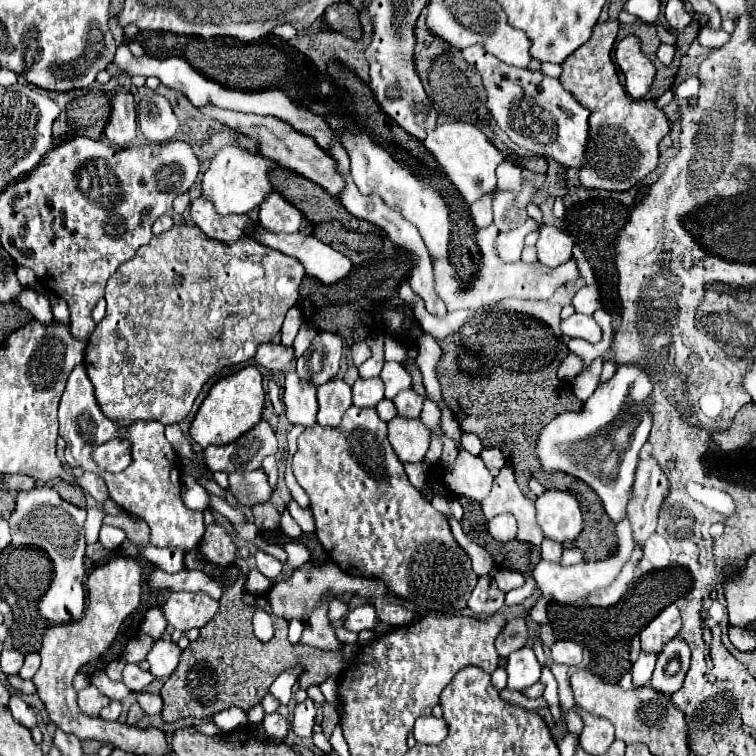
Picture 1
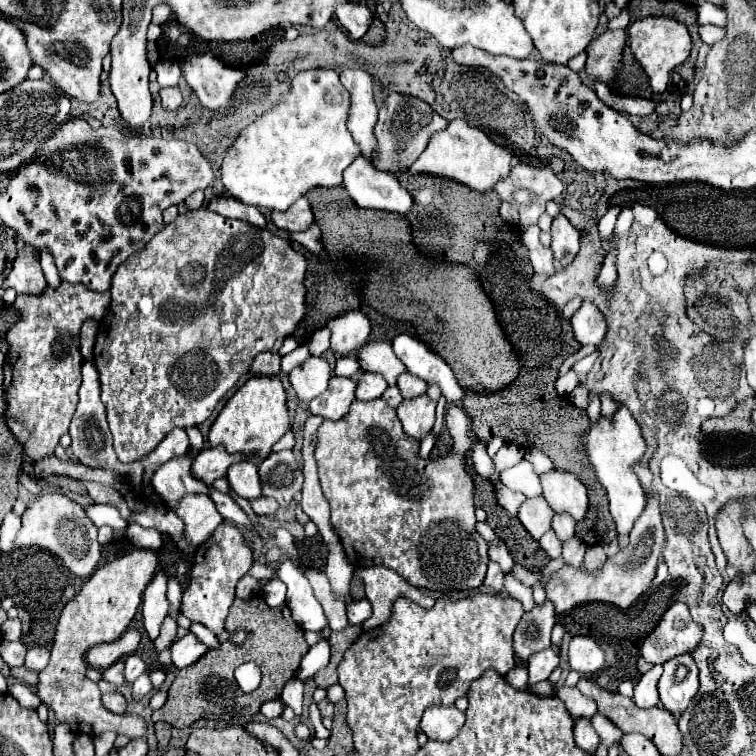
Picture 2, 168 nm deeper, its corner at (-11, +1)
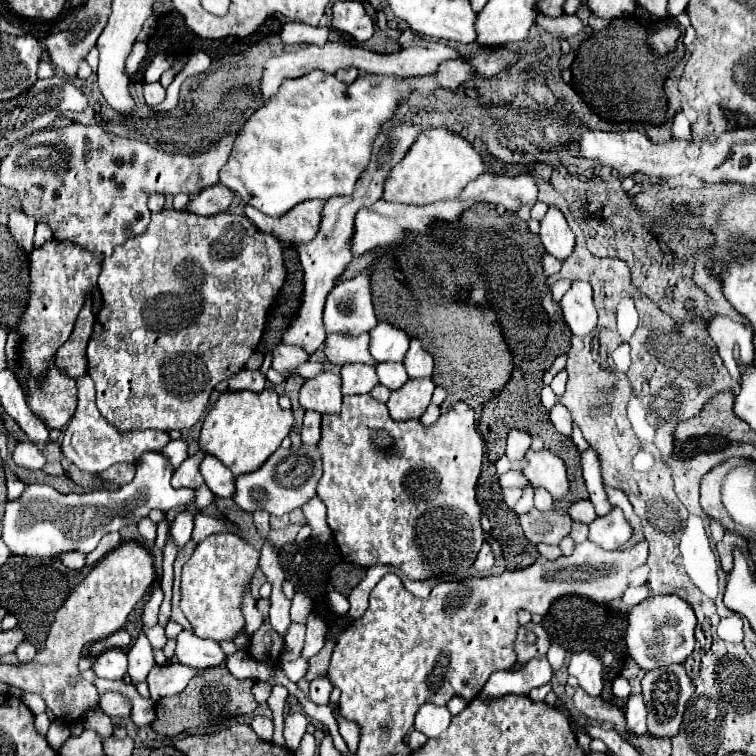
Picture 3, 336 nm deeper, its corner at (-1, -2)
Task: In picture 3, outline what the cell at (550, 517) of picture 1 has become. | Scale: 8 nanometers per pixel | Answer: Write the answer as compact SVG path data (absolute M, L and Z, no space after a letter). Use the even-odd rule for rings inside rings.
M542 448L538 452L526 450L526 468L524 474L536 488L546 488L554 500L560 500L568 494L568 478L566 478L566 466L562 458L552 454L548 448Z

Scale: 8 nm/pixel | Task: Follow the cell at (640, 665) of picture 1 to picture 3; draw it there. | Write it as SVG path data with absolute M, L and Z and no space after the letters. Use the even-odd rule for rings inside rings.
M640 694L628 698L624 716L626 716L626 726L630 730L626 734L632 734L632 736L644 736L646 734L646 706L642 704Z

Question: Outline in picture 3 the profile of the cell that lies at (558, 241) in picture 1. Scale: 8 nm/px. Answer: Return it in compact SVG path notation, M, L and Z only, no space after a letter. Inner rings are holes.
M548 206L548 212L540 220L540 240L546 252L558 260L566 260L574 250L576 236L556 206Z

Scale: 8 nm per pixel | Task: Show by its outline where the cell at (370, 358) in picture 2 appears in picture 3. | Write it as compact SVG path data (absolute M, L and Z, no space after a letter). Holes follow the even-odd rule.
M326 334L326 342L324 342L324 354L328 356L330 362L334 364L354 364L354 362L362 362L362 364L376 364L374 358L368 352L368 334L360 334L356 338L352 336L344 336L344 334Z

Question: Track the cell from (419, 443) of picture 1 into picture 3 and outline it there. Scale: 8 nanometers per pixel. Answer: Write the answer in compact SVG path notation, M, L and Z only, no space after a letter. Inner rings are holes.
M410 378L402 388L394 390L386 402L394 420L420 418L428 408L434 392L432 378Z

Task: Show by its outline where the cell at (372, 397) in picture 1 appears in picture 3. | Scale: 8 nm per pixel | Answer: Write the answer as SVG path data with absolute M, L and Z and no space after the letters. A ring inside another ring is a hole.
M344 364L340 370L342 394L368 394L378 384L372 364Z

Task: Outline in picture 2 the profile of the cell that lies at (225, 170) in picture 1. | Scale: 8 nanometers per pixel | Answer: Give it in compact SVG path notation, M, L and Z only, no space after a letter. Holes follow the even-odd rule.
M304 71L292 81L292 91L258 121L242 129L240 137L226 151L220 179L230 197L244 201L246 205L284 211L298 201L312 187L336 187L342 183L342 171L360 155L360 147L354 143L348 127L348 91L340 85L338 73L334 71Z

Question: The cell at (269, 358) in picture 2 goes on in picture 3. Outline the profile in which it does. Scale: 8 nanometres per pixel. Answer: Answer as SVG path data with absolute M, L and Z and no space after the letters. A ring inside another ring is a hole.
M242 370L238 376L232 376L230 380L224 380L222 384L216 386L218 392L262 392L266 386L266 378L262 376L260 370Z

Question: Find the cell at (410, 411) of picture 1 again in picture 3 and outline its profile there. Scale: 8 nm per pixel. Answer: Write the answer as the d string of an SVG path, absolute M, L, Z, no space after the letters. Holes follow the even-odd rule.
M380 362L376 366L376 374L378 374L378 380L390 390L398 390L408 380L404 364L400 362Z

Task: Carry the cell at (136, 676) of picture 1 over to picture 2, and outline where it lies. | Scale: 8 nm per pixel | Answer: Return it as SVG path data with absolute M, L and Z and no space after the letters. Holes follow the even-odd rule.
M130 655L128 659L126 659L126 669L124 669L124 675L126 675L126 681L130 681L130 683L134 683L144 671L146 671L148 667L146 667L146 663L138 657L138 655Z

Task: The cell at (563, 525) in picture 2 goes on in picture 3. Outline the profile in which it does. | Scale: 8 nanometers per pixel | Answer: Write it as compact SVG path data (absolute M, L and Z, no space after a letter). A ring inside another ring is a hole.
M534 488L534 506L538 508L538 510L550 510L552 508L552 496L550 496L550 492L546 492L544 488Z

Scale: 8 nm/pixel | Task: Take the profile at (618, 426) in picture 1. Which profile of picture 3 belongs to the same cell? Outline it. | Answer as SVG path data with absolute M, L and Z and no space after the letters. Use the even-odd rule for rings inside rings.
M614 508L608 516L596 518L590 524L588 540L602 546L604 550L618 550L630 540L630 524L626 522L620 508Z

